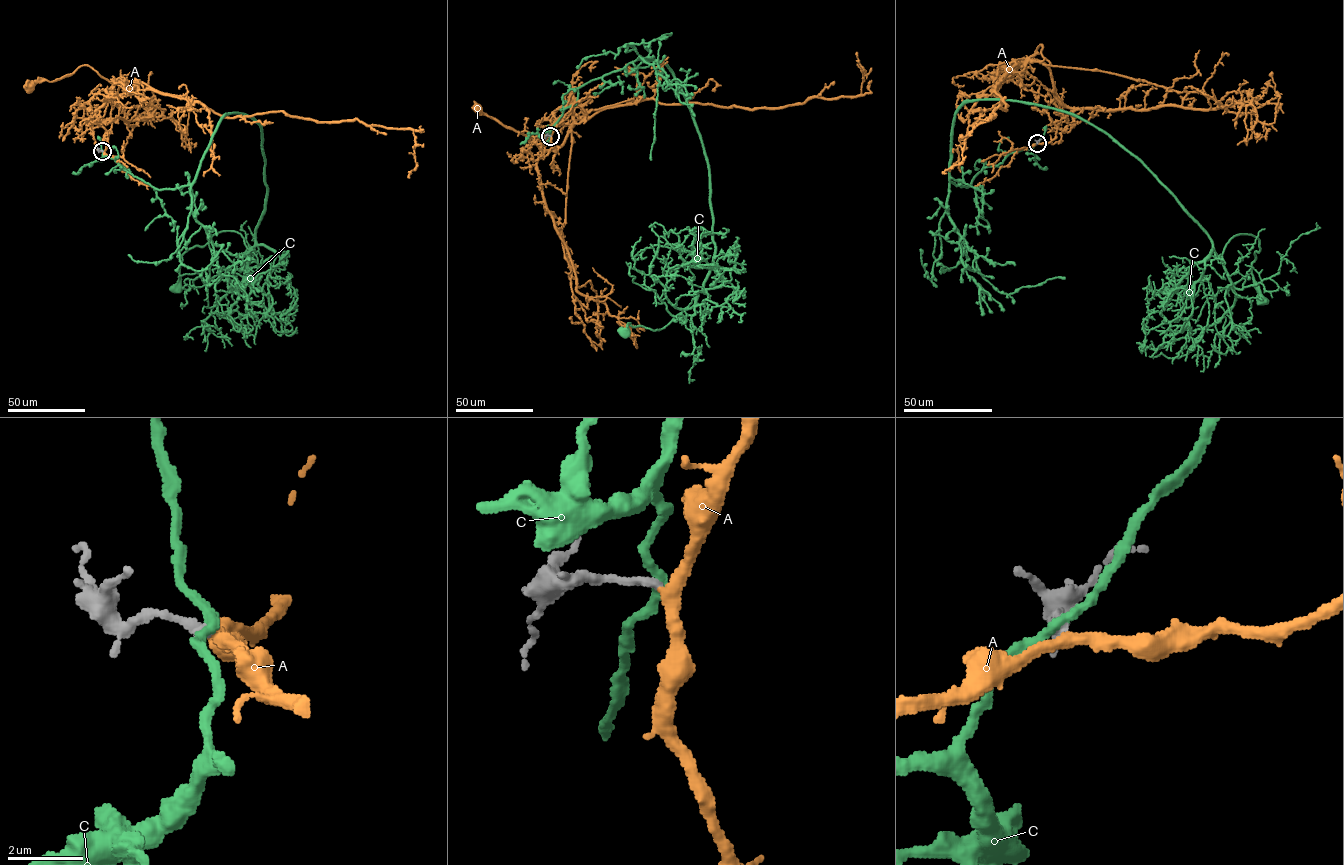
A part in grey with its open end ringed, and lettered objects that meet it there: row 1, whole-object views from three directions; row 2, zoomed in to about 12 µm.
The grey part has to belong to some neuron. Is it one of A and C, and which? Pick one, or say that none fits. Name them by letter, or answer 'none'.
A

